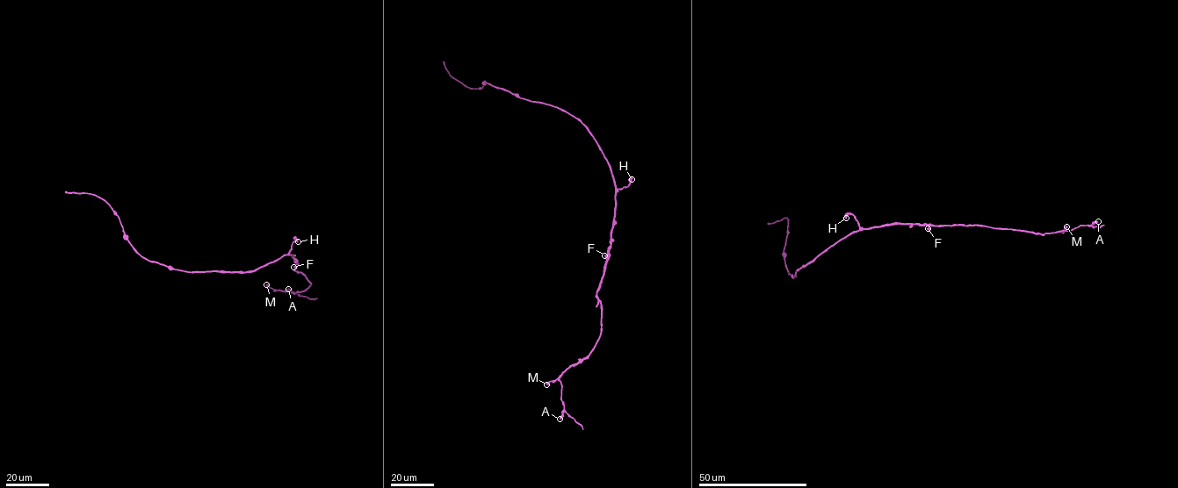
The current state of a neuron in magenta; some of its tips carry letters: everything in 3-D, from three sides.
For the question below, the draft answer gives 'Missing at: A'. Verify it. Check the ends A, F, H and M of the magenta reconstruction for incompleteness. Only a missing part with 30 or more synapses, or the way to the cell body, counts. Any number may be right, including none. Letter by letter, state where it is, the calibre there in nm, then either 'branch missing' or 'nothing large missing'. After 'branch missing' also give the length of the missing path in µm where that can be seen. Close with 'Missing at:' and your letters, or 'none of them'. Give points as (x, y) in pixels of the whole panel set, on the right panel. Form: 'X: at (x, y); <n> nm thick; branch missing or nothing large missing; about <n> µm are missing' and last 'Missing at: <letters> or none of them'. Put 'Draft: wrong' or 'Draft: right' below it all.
A: at (1098, 221); 320 nm thick; nothing large missing
F: at (928, 228); 550 nm thick; nothing large missing
H: at (846, 218); 280 nm thick; nothing large missing
M: at (1066, 226); 460 nm thick; nothing large missing
Missing at: none of them
Draft: wrong

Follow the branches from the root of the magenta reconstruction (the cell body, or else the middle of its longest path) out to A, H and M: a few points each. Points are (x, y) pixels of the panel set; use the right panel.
A: (849, 233), (892, 224), (919, 223), (981, 226), (1042, 234), (1072, 230), (1098, 221)
H: (849, 233), (858, 231), (859, 225), (852, 214), (849, 213), (846, 218)
M: (849, 233), (894, 224), (978, 225), (1042, 234), (1062, 232), (1066, 226)

